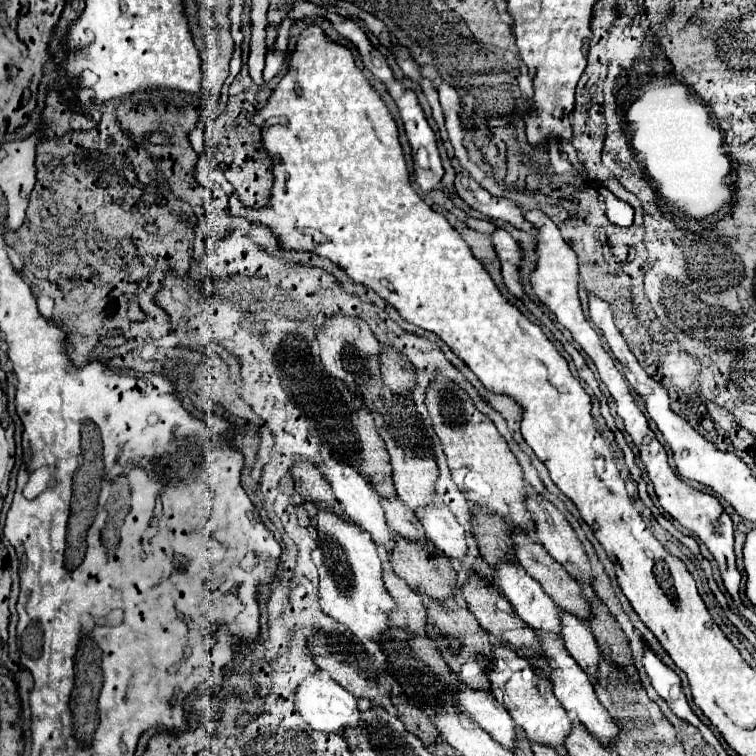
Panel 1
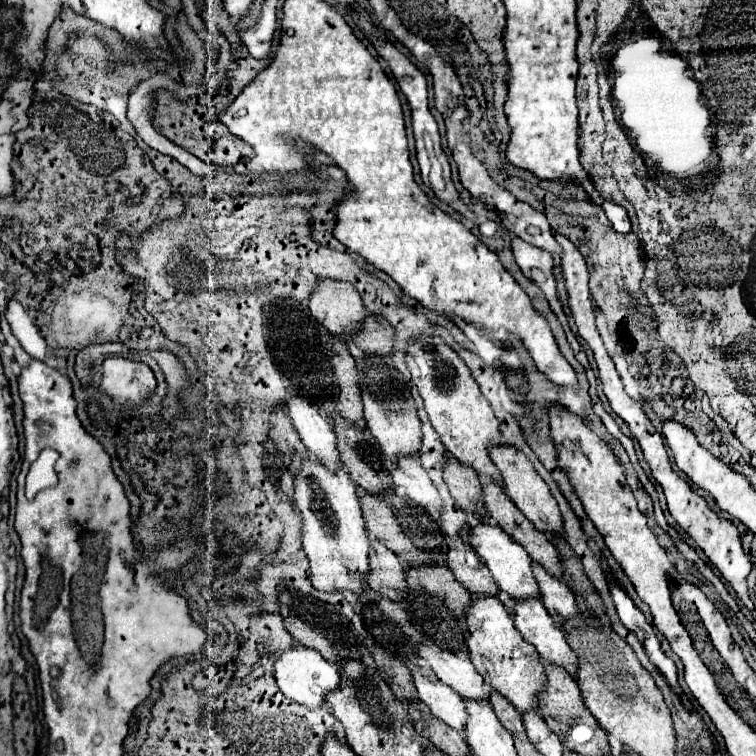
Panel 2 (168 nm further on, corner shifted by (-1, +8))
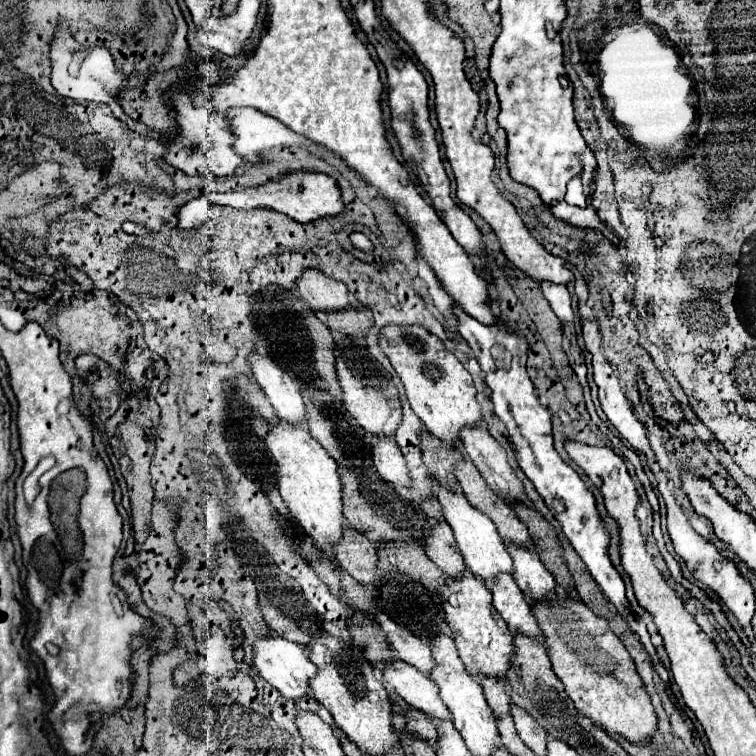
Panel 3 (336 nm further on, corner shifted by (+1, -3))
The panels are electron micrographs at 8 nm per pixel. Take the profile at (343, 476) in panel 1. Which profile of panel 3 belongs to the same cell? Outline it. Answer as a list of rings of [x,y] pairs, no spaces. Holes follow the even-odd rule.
[[[258,351],[252,353],[250,363],[258,385],[270,399],[280,421],[290,427],[308,427],[306,405],[300,395],[300,385],[272,359],[260,355]]]

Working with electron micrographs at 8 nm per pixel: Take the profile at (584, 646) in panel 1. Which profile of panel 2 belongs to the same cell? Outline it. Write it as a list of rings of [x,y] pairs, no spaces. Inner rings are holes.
[[[534,564],[534,578],[540,588],[540,600],[550,616],[554,616],[556,620],[566,620],[580,614],[574,594],[560,578],[548,574],[540,564]]]

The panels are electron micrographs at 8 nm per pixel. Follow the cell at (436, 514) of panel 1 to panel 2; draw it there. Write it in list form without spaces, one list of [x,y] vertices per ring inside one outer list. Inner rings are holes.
[[[396,456],[396,460],[390,462],[390,476],[394,486],[404,490],[416,504],[424,508],[442,508],[436,486],[414,456]]]

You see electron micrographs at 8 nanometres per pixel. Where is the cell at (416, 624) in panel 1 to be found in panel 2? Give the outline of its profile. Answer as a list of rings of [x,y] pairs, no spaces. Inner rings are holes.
[[[370,538],[370,576],[368,586],[390,600],[402,600],[406,594],[406,576],[400,558],[380,540]]]

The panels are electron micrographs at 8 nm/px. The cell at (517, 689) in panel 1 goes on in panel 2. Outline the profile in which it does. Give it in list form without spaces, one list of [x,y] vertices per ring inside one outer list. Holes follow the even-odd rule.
[[[472,596],[472,602],[466,608],[466,622],[470,630],[466,644],[470,650],[470,662],[474,664],[476,672],[482,674],[488,686],[496,688],[504,698],[508,698],[516,710],[536,710],[538,692],[542,690],[546,672],[538,652],[534,652],[534,646],[518,636],[512,616],[504,604],[496,596]]]

